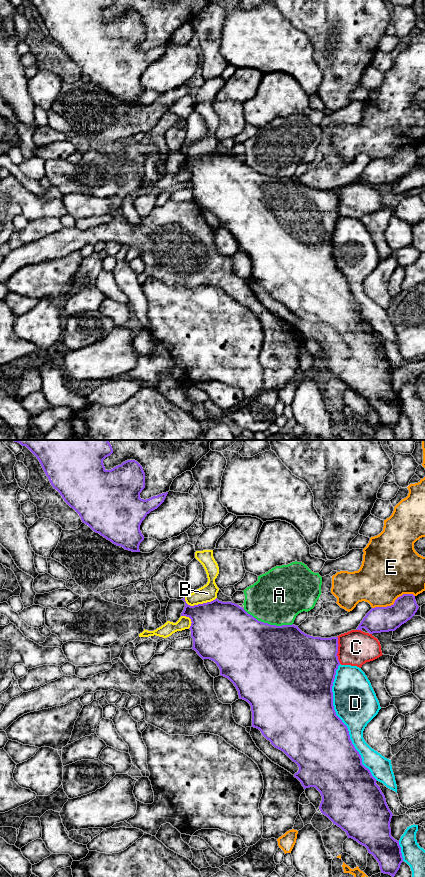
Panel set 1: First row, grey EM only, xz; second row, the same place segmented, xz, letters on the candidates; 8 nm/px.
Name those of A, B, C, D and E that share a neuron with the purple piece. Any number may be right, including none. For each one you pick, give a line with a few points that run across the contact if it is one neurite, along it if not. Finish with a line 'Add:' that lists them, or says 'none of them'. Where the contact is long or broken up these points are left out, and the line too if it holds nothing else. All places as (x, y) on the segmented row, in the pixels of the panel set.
Add: none of them

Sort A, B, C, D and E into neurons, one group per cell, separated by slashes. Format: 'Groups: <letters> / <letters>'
Groups: A / B / C / D / E

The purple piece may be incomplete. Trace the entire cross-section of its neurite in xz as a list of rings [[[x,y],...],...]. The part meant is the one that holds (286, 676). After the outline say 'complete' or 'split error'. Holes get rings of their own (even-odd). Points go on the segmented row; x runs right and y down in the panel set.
[[[184,597],[184,598],[183,598],[183,599],[181,599],[181,600],[183,600],[183,601],[184,601],[184,602],[185,602],[185,607],[184,607],[184,610],[183,610],[183,612],[182,612],[182,613],[181,613],[181,616],[186,616],[186,617],[189,617],[189,618],[190,618],[190,619],[191,619],[191,622],[192,622],[192,623],[191,623],[191,626],[190,626],[190,628],[189,628],[189,629],[190,629],[190,630],[191,630],[191,637],[192,637],[192,638],[193,638],[193,647],[192,647],[192,649],[193,649],[193,650],[195,650],[195,651],[196,651],[196,652],[197,652],[197,654],[198,654],[198,655],[199,655],[199,656],[200,656],[200,657],[201,657],[201,658],[202,658],[202,659],[203,659],[203,660],[204,660],[204,659],[210,659],[210,660],[212,660],[212,661],[214,661],[214,662],[215,662],[215,663],[216,663],[216,664],[217,664],[217,666],[218,666],[218,667],[219,667],[219,669],[220,669],[220,675],[221,675],[221,676],[224,676],[224,677],[226,677],[226,678],[228,678],[228,679],[229,679],[229,680],[230,680],[230,681],[231,681],[231,682],[232,682],[232,683],[233,683],[233,684],[234,684],[234,686],[235,686],[235,687],[236,687],[236,689],[237,689],[237,691],[238,691],[238,695],[239,695],[239,698],[240,698],[240,699],[243,699],[243,700],[245,700],[245,701],[247,701],[247,702],[248,702],[248,703],[249,703],[249,704],[250,704],[250,706],[251,706],[251,711],[252,711],[252,726],[251,726],[251,727],[254,727],[254,728],[257,728],[257,729],[259,729],[259,730],[260,730],[260,731],[261,731],[261,733],[262,733],[262,735],[263,735],[263,736],[264,736],[264,737],[265,737],[265,738],[266,738],[266,739],[267,739],[267,740],[269,740],[269,741],[270,741],[270,742],[271,742],[271,744],[272,744],[272,745],[273,745],[273,746],[274,746],[274,747],[275,747],[275,748],[277,748],[277,749],[279,749],[279,750],[281,750],[281,751],[283,751],[283,752],[284,752],[284,753],[285,753],[285,754],[286,754],[286,755],[287,755],[287,756],[288,756],[288,757],[289,757],[289,758],[290,758],[290,759],[291,759],[291,760],[292,760],[292,761],[293,761],[293,762],[295,762],[295,763],[296,763],[296,764],[297,764],[297,765],[298,765],[298,767],[299,767],[299,770],[298,770],[298,772],[297,772],[297,773],[295,773],[295,774],[294,774],[294,777],[295,777],[295,778],[297,778],[297,779],[298,779],[298,780],[299,780],[299,781],[300,781],[300,782],[301,782],[301,784],[302,784],[302,786],[303,786],[303,787],[304,787],[304,789],[306,789],[306,788],[309,788],[309,787],[315,787],[315,788],[316,788],[316,789],[317,789],[317,790],[318,790],[318,791],[319,791],[319,792],[320,792],[320,794],[321,794],[321,796],[322,796],[322,801],[321,801],[321,803],[320,803],[320,806],[319,806],[319,809],[320,809],[320,811],[321,811],[321,813],[322,813],[322,814],[324,814],[324,815],[325,815],[325,816],[327,816],[327,817],[328,817],[328,818],[329,818],[329,819],[330,819],[330,820],[331,820],[331,821],[332,821],[332,822],[333,822],[333,824],[335,824],[335,825],[337,825],[337,826],[338,826],[338,827],[340,827],[340,828],[341,828],[341,829],[342,829],[342,830],[343,830],[343,831],[345,831],[345,832],[346,832],[346,834],[347,834],[347,836],[348,836],[348,838],[352,838],[352,839],[354,839],[354,840],[355,840],[355,841],[357,841],[357,842],[358,842],[358,843],[359,843],[359,844],[361,844],[361,845],[363,845],[363,846],[365,846],[365,847],[366,847],[366,848],[367,848],[367,850],[368,850],[368,853],[370,853],[370,854],[372,854],[372,855],[373,855],[373,856],[374,856],[374,858],[375,858],[375,859],[376,859],[376,860],[377,860],[377,862],[378,862],[378,863],[379,863],[379,866],[380,866],[380,870],[381,870],[381,873],[384,873],[384,874],[389,874],[389,875],[391,875],[391,876],[392,876],[392,877],[394,877],[394,876],[395,876],[395,874],[396,874],[396,873],[397,873],[397,871],[398,871],[398,870],[399,870],[399,868],[400,868],[400,865],[401,865],[401,863],[402,863],[402,862],[403,862],[403,857],[402,857],[402,853],[401,853],[401,847],[400,847],[400,845],[399,845],[399,841],[397,841],[397,840],[395,840],[395,839],[394,839],[394,838],[393,838],[393,837],[392,837],[392,836],[391,836],[391,828],[390,828],[390,822],[391,822],[391,818],[392,818],[392,816],[393,816],[393,814],[392,814],[392,812],[391,812],[391,811],[390,811],[390,809],[389,809],[389,807],[388,807],[388,805],[387,805],[387,803],[386,803],[386,799],[385,799],[385,796],[384,796],[384,794],[383,794],[383,793],[382,793],[382,791],[381,791],[381,789],[380,789],[380,787],[379,787],[379,786],[378,786],[378,785],[377,785],[377,784],[376,784],[376,781],[377,781],[377,780],[376,780],[376,779],[375,779],[375,778],[374,778],[374,777],[373,777],[373,776],[372,776],[372,774],[371,774],[371,772],[370,772],[370,770],[369,770],[369,769],[368,769],[368,768],[366,768],[366,767],[365,767],[365,766],[364,766],[364,765],[363,765],[363,764],[362,764],[362,758],[361,758],[361,755],[360,755],[360,754],[359,754],[359,752],[358,752],[358,751],[357,751],[357,750],[356,750],[356,749],[355,749],[355,747],[354,747],[354,745],[353,745],[353,744],[352,744],[352,741],[351,741],[351,739],[350,739],[350,735],[349,735],[349,731],[348,731],[348,728],[347,728],[347,726],[346,726],[346,725],[345,725],[345,724],[344,724],[344,723],[343,723],[343,722],[342,722],[342,720],[341,720],[341,719],[340,719],[340,718],[339,718],[339,717],[338,717],[338,716],[337,716],[337,715],[336,715],[336,712],[335,712],[335,710],[334,710],[334,706],[333,706],[333,692],[332,692],[332,686],[333,686],[333,682],[334,682],[334,679],[335,679],[335,675],[336,675],[336,670],[337,670],[337,669],[338,669],[338,666],[339,666],[339,665],[340,665],[340,662],[339,662],[339,660],[338,660],[338,656],[337,656],[337,653],[338,653],[338,646],[339,646],[339,645],[338,645],[338,637],[331,637],[331,638],[321,638],[321,637],[313,637],[313,636],[310,636],[310,635],[307,635],[307,634],[305,634],[305,633],[304,633],[304,632],[302,632],[302,631],[301,631],[301,630],[300,630],[300,629],[299,629],[299,628],[298,628],[298,626],[295,626],[295,625],[293,625],[293,624],[292,624],[292,625],[282,625],[282,626],[276,626],[276,625],[270,625],[270,624],[268,624],[268,623],[264,623],[264,622],[261,622],[261,621],[258,621],[258,620],[257,620],[257,619],[256,619],[256,618],[254,618],[254,617],[253,617],[253,616],[252,616],[252,615],[250,615],[250,614],[248,614],[248,613],[247,613],[247,612],[246,612],[246,611],[245,611],[245,610],[244,610],[244,609],[243,609],[243,608],[242,608],[242,607],[240,607],[240,606],[239,606],[239,605],[237,605],[237,604],[235,604],[235,603],[232,603],[232,602],[222,602],[222,601],[219,601],[219,600],[218,600],[218,599],[217,599],[217,598],[216,598],[216,599],[215,599],[215,600],[213,600],[213,601],[211,601],[211,602],[207,602],[207,603],[203,603],[203,604],[198,604],[198,605],[194,605],[194,606],[190,606],[190,605],[188,605],[188,604],[187,604],[187,603],[186,603],[186,601],[185,601],[185,597]]]; complete

